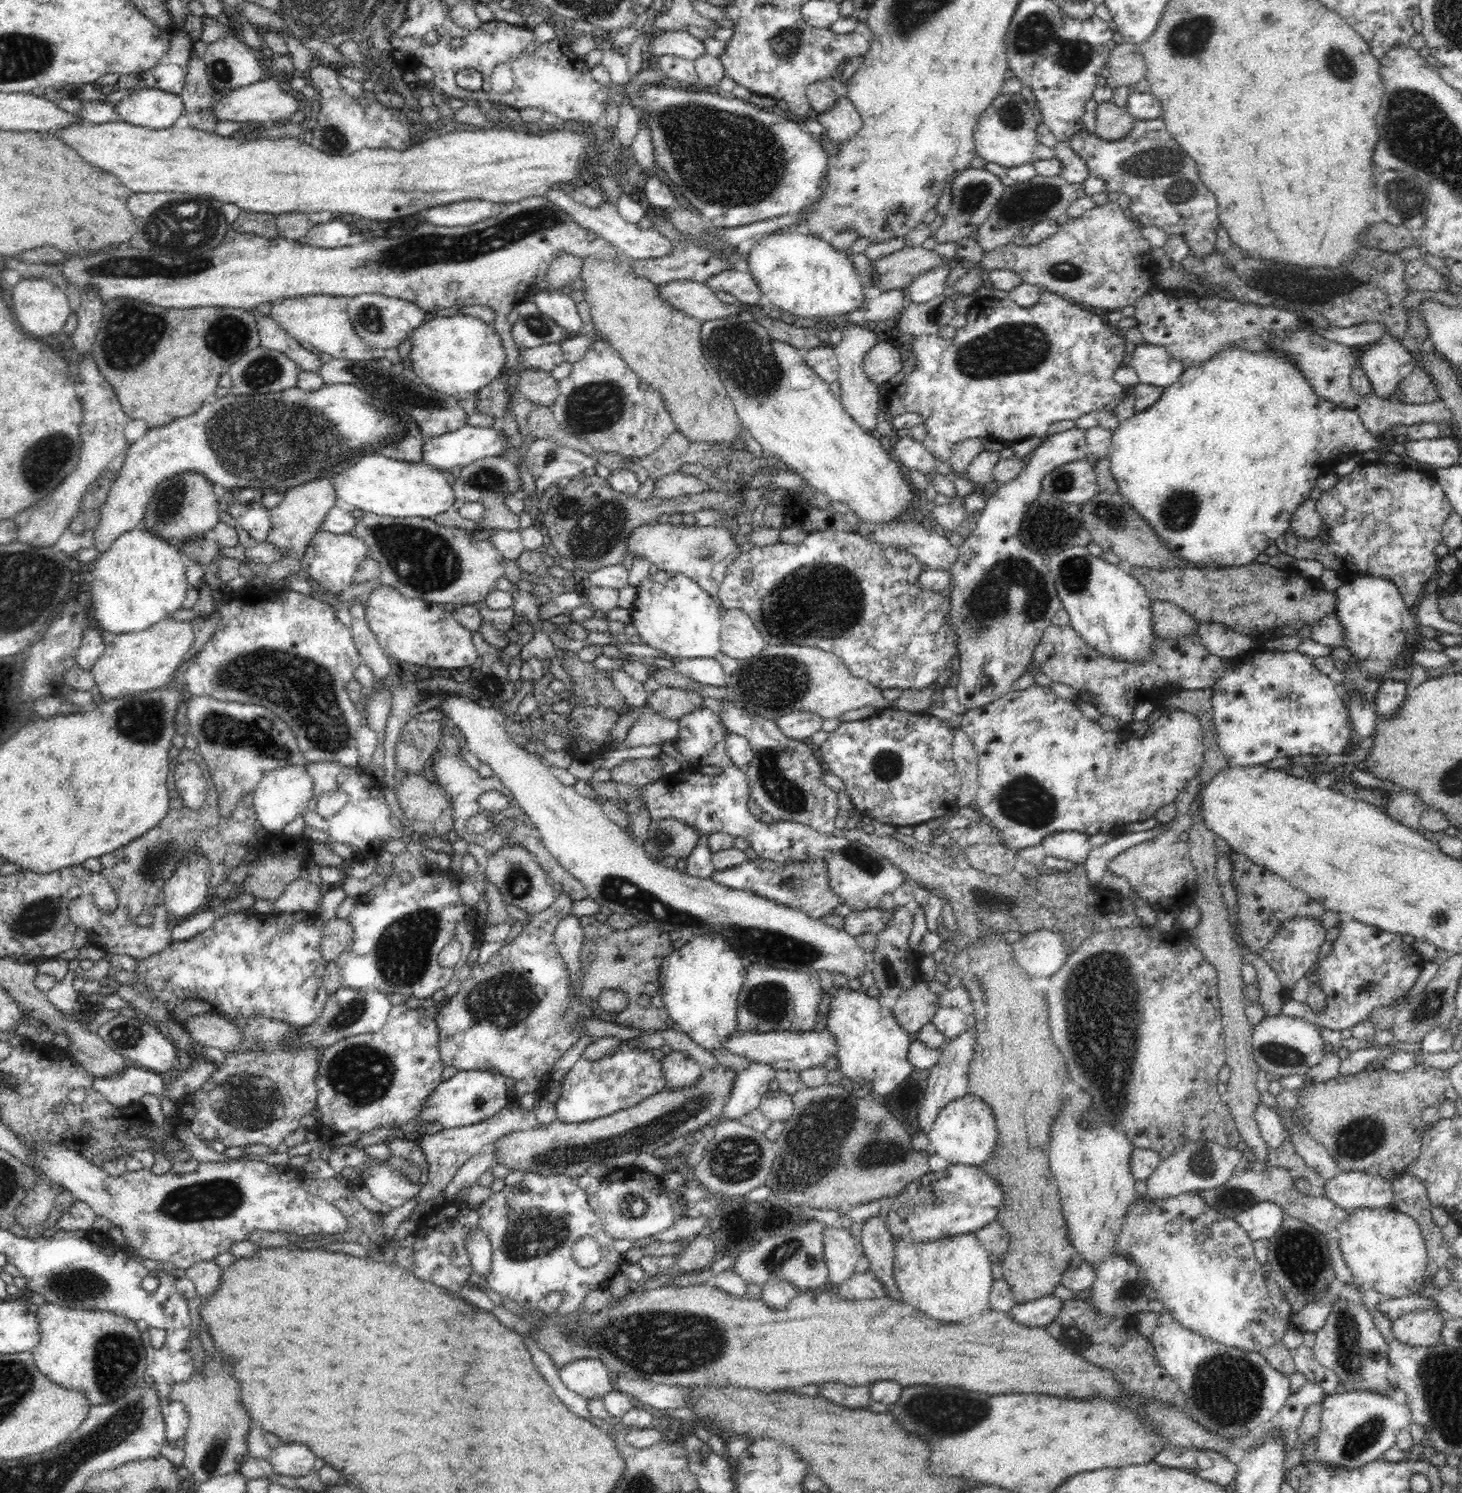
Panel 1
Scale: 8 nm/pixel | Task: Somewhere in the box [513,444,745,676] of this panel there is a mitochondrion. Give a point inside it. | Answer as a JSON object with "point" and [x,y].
{"point":[596,530]}

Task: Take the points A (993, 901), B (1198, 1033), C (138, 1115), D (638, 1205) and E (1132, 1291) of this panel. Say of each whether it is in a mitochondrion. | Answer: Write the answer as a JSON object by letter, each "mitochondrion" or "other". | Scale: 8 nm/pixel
{"A":"mitochondrion","B":"other","C":"other","D":"mitochondrion","E":"mitochondrion"}

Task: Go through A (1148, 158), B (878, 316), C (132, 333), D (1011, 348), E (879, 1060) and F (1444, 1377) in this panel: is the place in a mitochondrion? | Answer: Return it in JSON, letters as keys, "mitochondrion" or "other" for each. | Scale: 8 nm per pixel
{"A":"mitochondrion","B":"other","C":"mitochondrion","D":"mitochondrion","E":"other","F":"mitochondrion"}

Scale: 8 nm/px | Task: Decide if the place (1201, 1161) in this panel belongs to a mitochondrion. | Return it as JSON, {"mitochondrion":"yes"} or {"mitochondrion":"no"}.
{"mitochondrion":"yes"}

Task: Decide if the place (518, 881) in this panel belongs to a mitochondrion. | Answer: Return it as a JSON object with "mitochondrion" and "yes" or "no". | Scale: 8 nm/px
{"mitochondrion":"yes"}

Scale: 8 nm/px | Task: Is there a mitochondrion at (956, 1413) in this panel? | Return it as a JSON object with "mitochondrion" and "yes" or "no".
{"mitochondrion":"yes"}

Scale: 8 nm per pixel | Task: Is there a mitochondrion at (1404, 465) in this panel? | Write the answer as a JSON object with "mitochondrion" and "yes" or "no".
{"mitochondrion":"no"}

